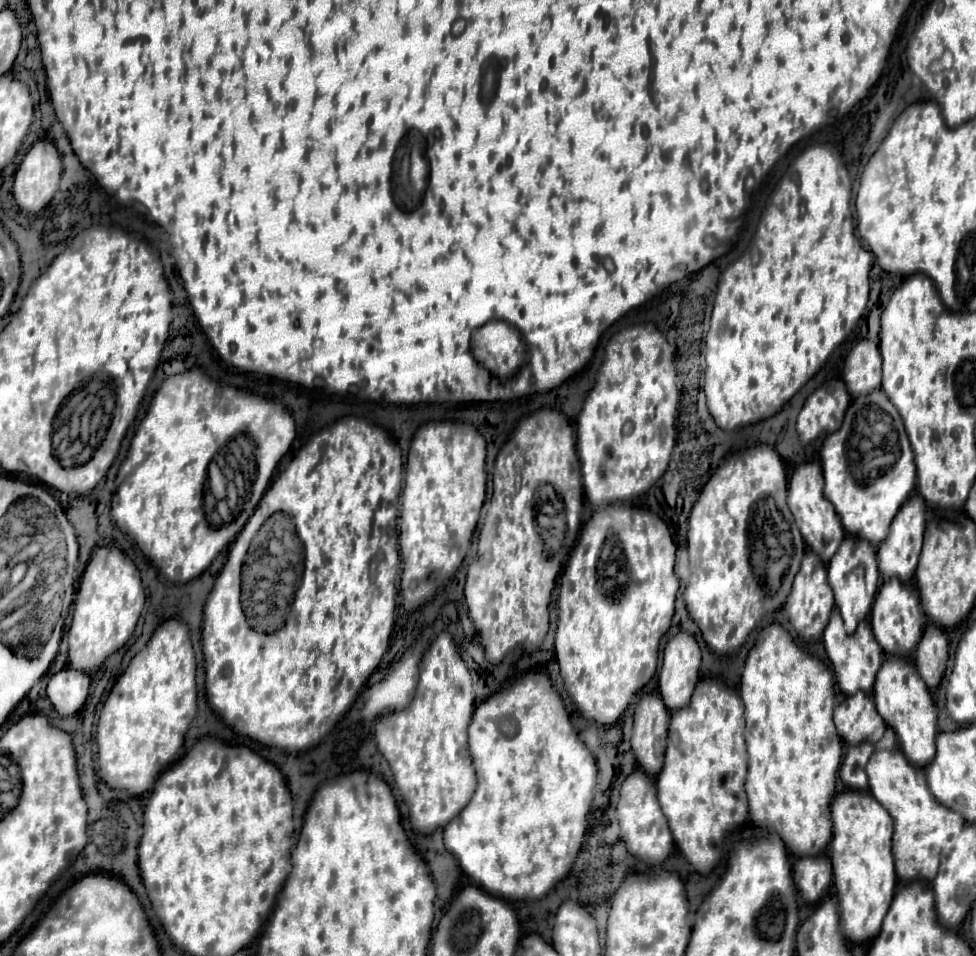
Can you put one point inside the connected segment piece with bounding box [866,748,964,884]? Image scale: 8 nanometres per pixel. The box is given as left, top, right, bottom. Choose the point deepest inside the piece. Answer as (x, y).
(921, 825)

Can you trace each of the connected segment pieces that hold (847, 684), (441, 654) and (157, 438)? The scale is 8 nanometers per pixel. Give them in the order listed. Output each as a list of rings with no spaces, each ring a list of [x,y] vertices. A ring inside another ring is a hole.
[[[834,610],[830,622],[828,622],[826,630],[824,630],[824,638],[822,640],[824,640],[826,656],[828,656],[828,662],[830,662],[830,668],[834,672],[834,680],[836,680],[838,688],[844,694],[854,694],[858,690],[862,690],[866,694],[872,694],[874,680],[876,680],[876,674],[878,674],[880,666],[882,666],[884,652],[876,644],[876,638],[872,636],[872,630],[870,630],[870,624],[868,622],[862,622],[856,628],[856,632],[852,636],[848,636],[844,632],[844,624],[840,620],[840,614]]]
[[[442,632],[422,658],[420,682],[412,702],[400,712],[382,716],[374,728],[376,746],[388,760],[394,782],[408,804],[410,824],[424,836],[458,816],[476,790],[476,772],[468,748],[468,724],[472,714],[470,672],[452,636]]]
[[[192,368],[178,376],[170,376],[164,380],[160,390],[156,392],[146,418],[140,422],[130,442],[126,460],[122,462],[116,476],[116,498],[112,498],[110,516],[116,522],[116,526],[134,540],[134,544],[142,550],[142,554],[160,570],[160,574],[168,582],[186,584],[194,580],[196,576],[200,576],[212,564],[212,560],[244,528],[246,518],[242,520],[234,520],[234,518],[242,512],[250,492],[252,492],[250,514],[256,510],[262,494],[270,486],[280,458],[288,452],[294,436],[296,436],[296,426],[290,412],[274,400],[266,400],[254,394],[248,394],[244,390],[236,390],[232,386],[220,386],[198,368]],[[226,460],[232,462],[230,468],[224,466]],[[216,462],[220,464],[218,468],[214,468]]]

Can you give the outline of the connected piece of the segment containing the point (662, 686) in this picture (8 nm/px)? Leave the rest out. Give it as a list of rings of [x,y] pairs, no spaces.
[[[676,634],[668,640],[662,658],[662,670],[658,676],[658,690],[668,704],[668,710],[680,710],[688,704],[694,686],[700,680],[700,648],[694,636]]]

